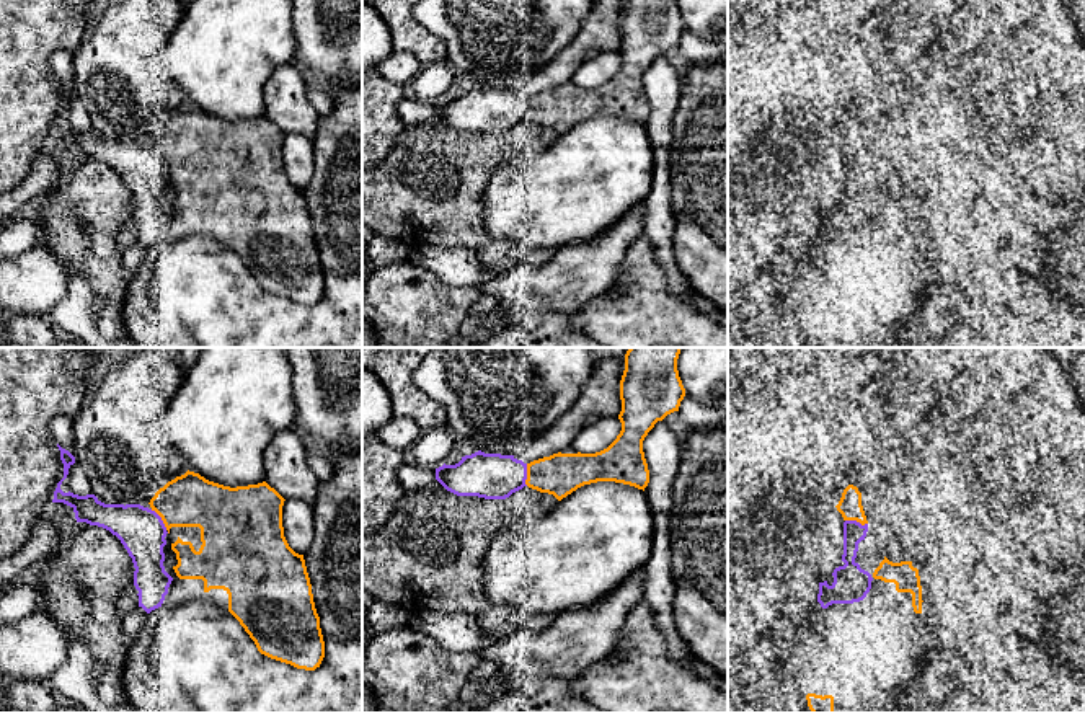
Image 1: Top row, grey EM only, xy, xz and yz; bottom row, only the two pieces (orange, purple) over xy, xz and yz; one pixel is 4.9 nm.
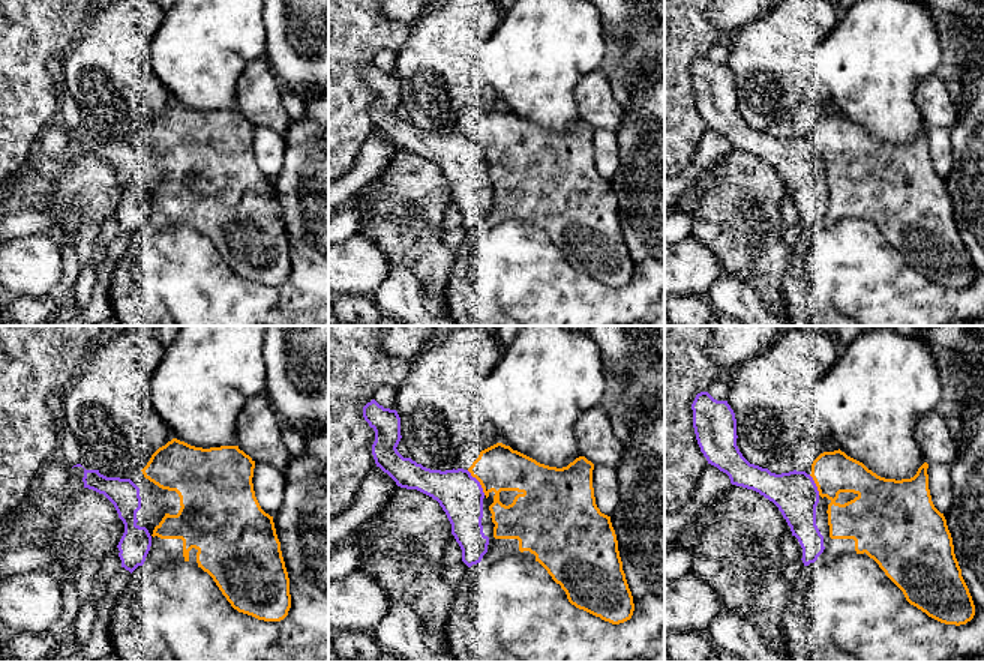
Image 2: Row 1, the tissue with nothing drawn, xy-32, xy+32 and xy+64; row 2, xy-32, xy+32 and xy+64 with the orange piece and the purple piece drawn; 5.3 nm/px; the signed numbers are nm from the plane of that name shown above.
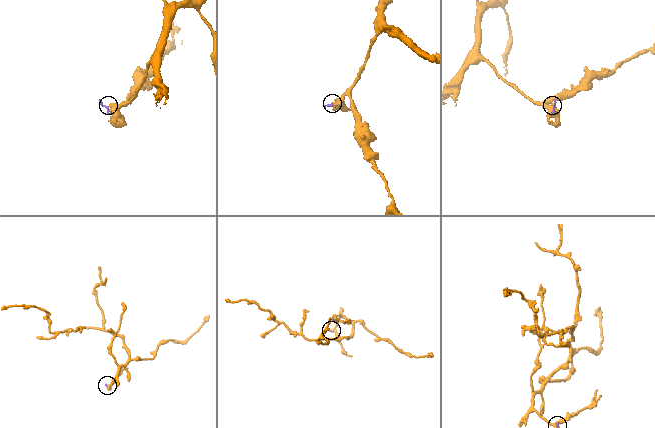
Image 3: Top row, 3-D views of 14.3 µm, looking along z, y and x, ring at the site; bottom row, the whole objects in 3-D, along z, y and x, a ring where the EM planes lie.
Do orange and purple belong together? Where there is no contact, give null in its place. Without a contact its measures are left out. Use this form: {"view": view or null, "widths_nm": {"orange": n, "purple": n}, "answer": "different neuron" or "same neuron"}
{"view": "xy", "widths_nm": {"orange": 260, "purple": 220}, "answer": "different neuron"}

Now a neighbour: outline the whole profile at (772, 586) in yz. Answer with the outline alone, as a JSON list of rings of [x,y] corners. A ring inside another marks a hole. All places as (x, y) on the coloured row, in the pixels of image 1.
[[[764,579],[757,586],[742,587],[728,604],[728,648],[734,653],[751,646],[780,617],[780,579]]]

